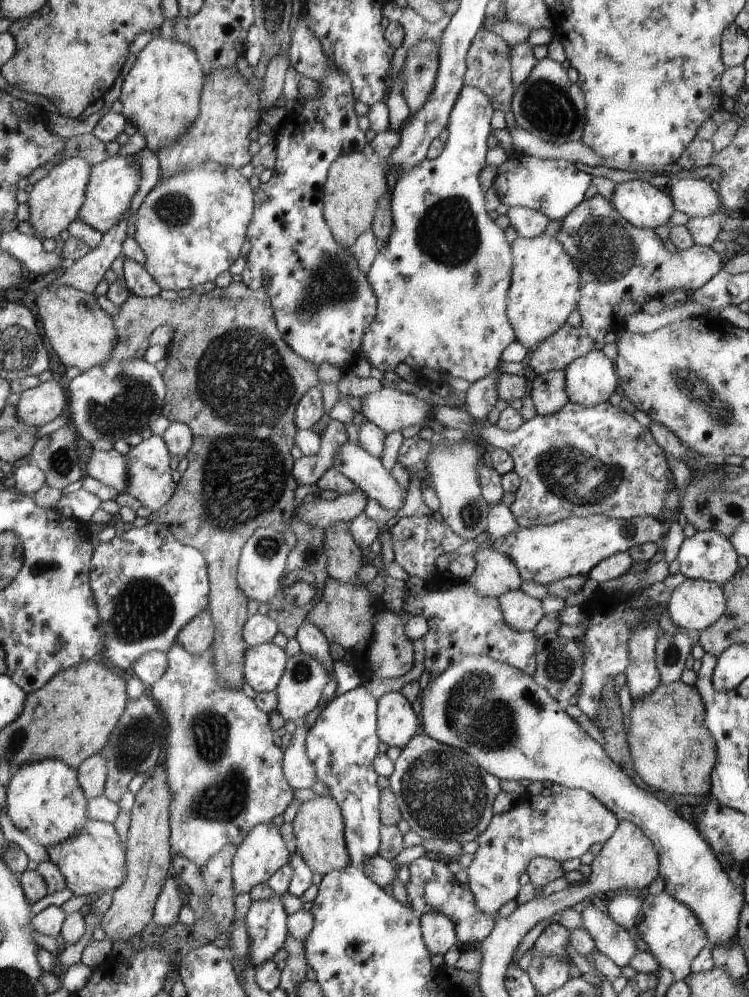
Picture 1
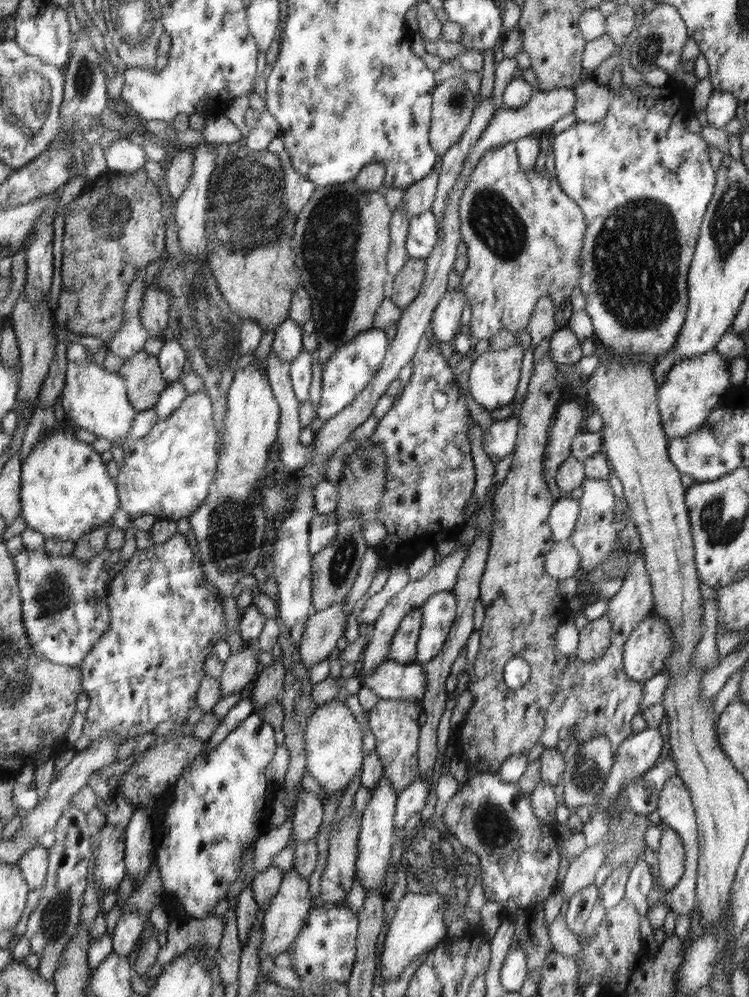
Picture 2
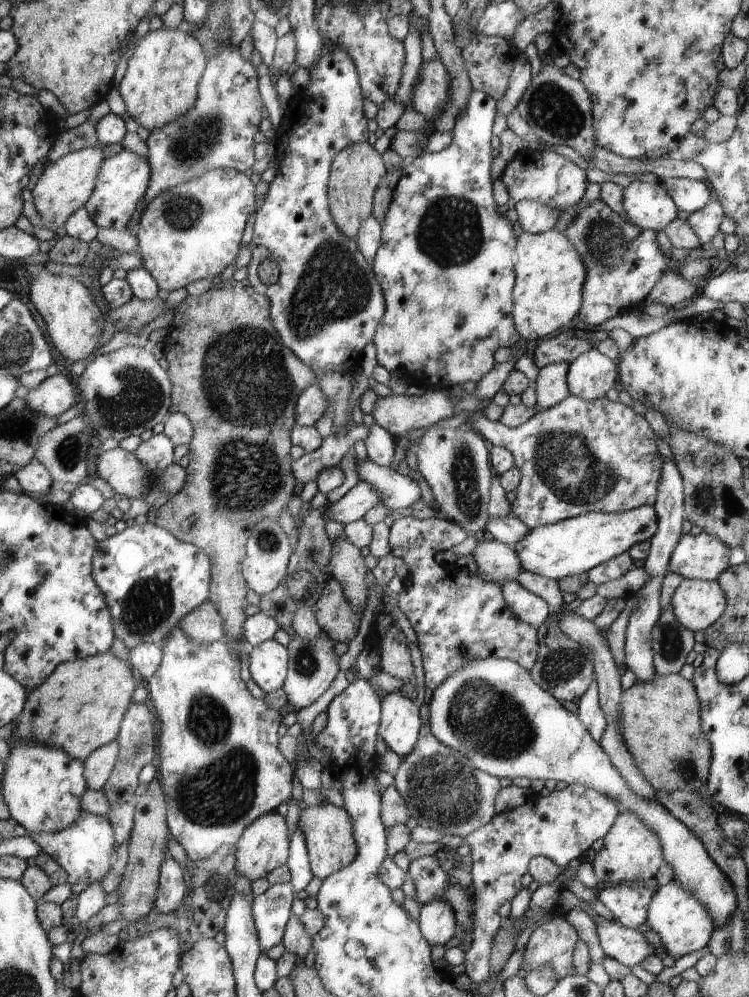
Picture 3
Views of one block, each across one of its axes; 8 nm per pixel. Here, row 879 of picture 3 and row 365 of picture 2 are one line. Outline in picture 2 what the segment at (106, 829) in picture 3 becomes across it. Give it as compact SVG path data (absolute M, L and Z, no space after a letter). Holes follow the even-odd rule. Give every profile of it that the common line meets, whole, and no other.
M91 359L84 363L69 361L68 372L65 373L65 388L60 399L60 404L68 415L66 421L76 429L94 433L98 439L104 438L111 442L111 445L117 445L123 438L128 439L132 433L138 411L129 399L128 382L117 372L104 369L102 363Z

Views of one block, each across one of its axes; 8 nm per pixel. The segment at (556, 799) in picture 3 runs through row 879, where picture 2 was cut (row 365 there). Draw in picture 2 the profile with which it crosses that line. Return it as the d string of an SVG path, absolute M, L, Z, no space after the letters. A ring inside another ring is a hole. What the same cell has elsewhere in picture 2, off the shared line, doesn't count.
M521 344L500 351L488 349L480 356L474 355L468 378L468 390L473 395L474 401L491 412L513 404L520 380L520 365L523 356L524 348Z

